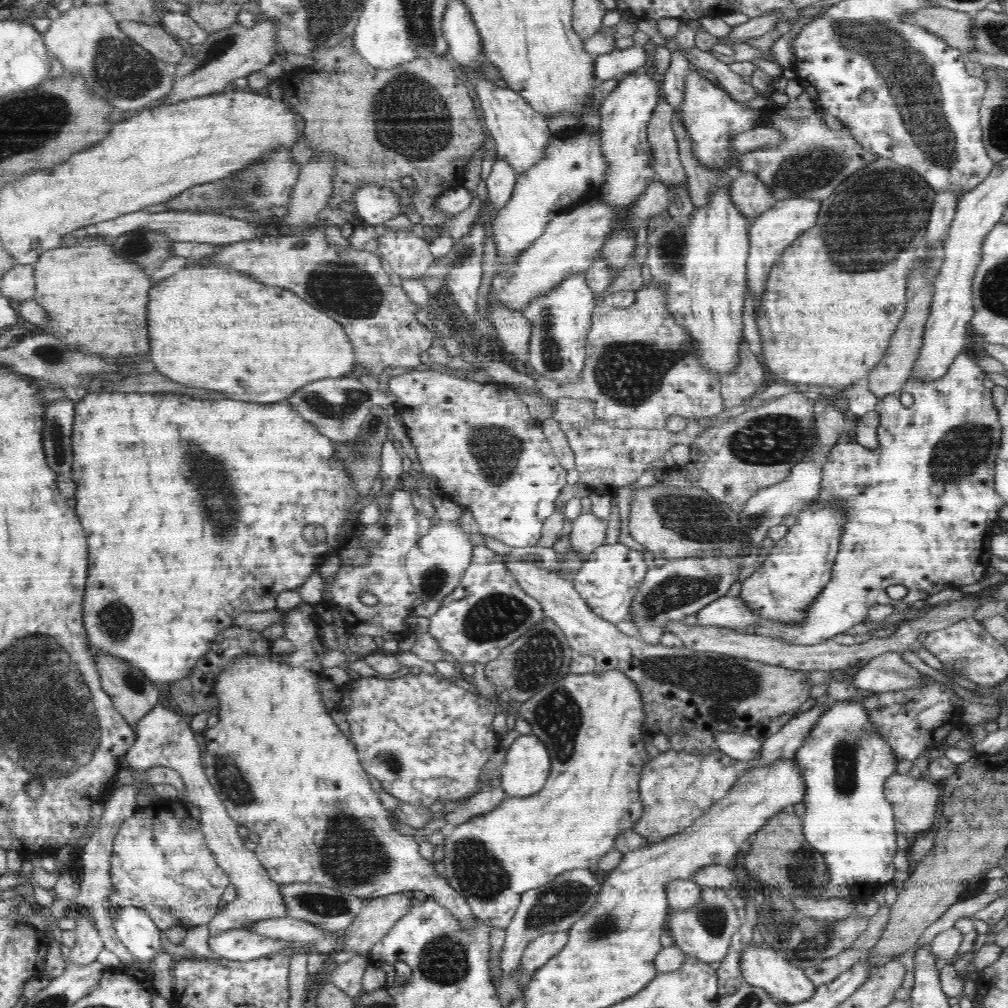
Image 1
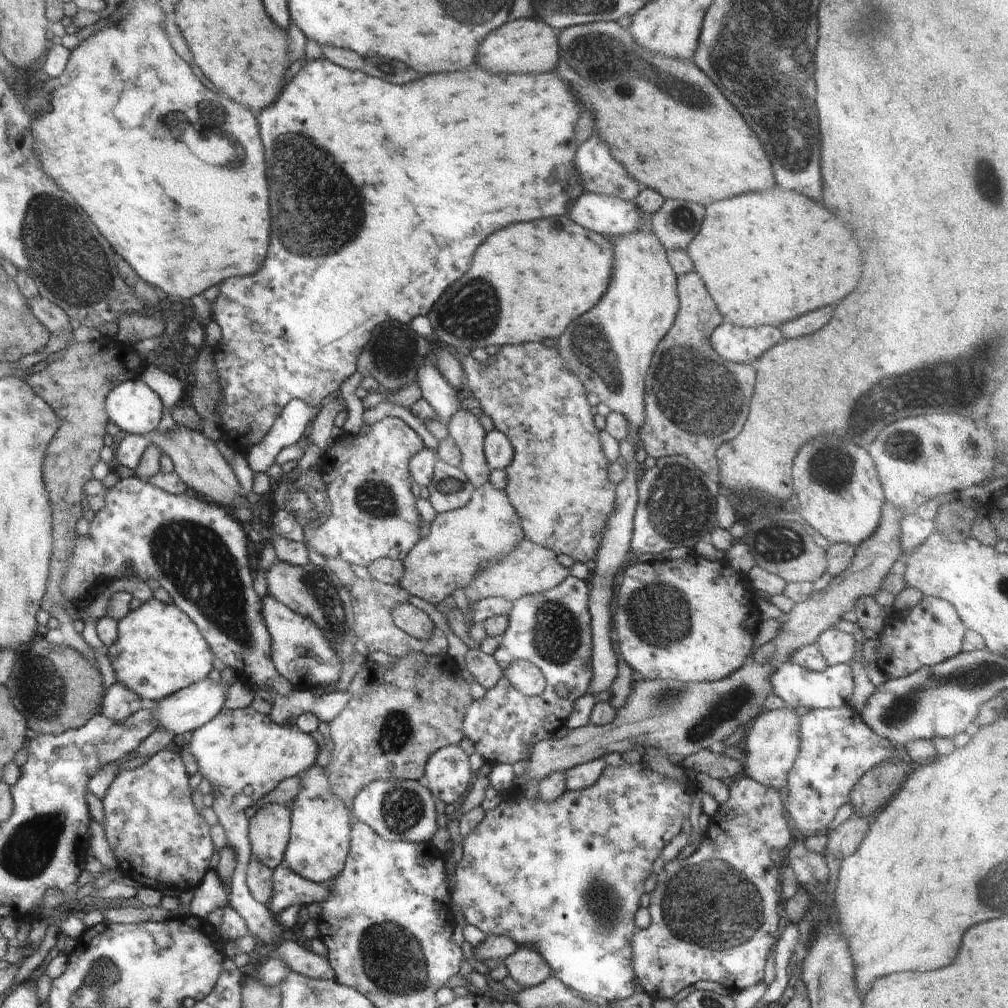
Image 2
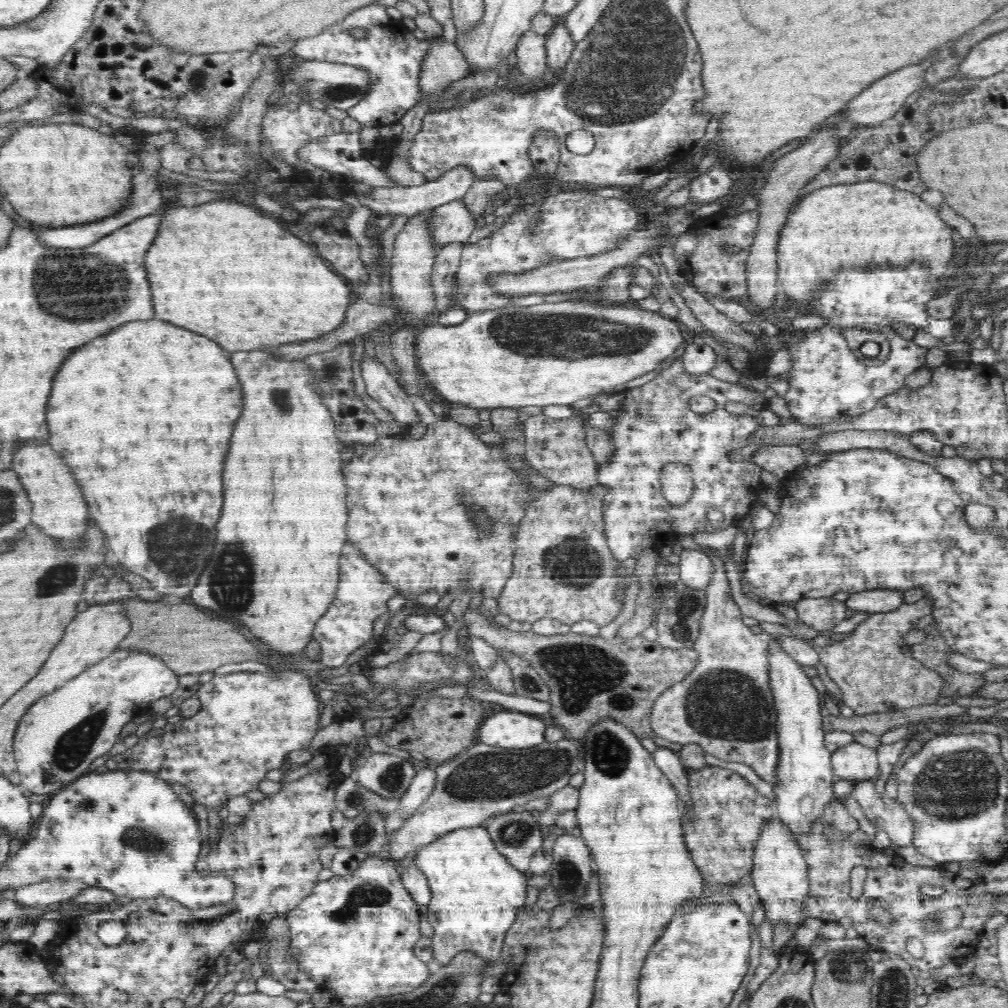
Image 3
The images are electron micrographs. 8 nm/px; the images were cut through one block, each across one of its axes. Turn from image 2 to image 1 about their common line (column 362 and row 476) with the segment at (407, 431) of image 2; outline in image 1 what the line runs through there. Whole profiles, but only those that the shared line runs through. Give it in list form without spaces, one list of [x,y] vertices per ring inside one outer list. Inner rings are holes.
[[[435,367],[433,369],[413,368],[406,373],[390,378],[388,390],[396,396],[396,409],[402,414],[402,422],[407,429],[409,436],[416,453],[418,460],[422,465],[422,471],[430,476],[438,478],[438,490],[446,492],[451,500],[454,502],[462,502],[464,508],[471,510],[473,517],[479,524],[481,534],[492,536],[496,540],[500,540],[508,546],[516,548],[524,548],[524,546],[534,546],[542,538],[542,525],[547,519],[551,519],[555,511],[554,502],[560,494],[560,490],[566,486],[566,471],[560,467],[560,462],[552,451],[551,444],[544,434],[541,421],[532,418],[528,413],[528,405],[522,402],[520,394],[512,387],[505,386],[504,384],[485,383],[479,384],[478,382],[470,381],[463,376],[455,377],[445,369]]]

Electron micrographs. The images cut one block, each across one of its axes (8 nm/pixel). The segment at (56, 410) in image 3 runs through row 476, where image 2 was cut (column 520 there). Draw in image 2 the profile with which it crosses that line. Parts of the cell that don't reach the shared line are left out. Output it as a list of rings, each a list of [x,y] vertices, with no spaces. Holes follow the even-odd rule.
[[[309,59],[304,64],[300,72],[294,76],[292,80],[279,94],[278,98],[274,101],[274,104],[270,108],[264,108],[262,112],[258,112],[256,120],[258,120],[258,128],[260,130],[260,136],[262,142],[264,142],[264,148],[266,148],[266,180],[268,180],[268,188],[270,188],[270,216],[272,216],[272,232],[270,232],[270,246],[268,246],[268,254],[266,254],[266,260],[264,264],[250,276],[240,276],[240,278],[230,278],[230,280],[224,280],[220,284],[220,294],[216,300],[212,303],[213,320],[218,323],[222,330],[222,340],[218,346],[214,346],[214,358],[222,358],[222,360],[216,360],[216,370],[218,376],[220,376],[220,382],[218,386],[222,386],[224,390],[224,396],[226,396],[226,406],[218,407],[217,413],[220,415],[221,425],[220,432],[222,440],[225,440],[228,444],[231,444],[236,450],[242,450],[250,448],[252,445],[259,443],[265,436],[266,433],[271,429],[271,426],[276,420],[276,414],[280,416],[282,408],[290,402],[290,400],[296,400],[300,398],[309,404],[310,406],[320,405],[322,400],[328,396],[328,394],[336,394],[341,388],[341,384],[350,378],[357,371],[357,360],[358,355],[362,352],[364,346],[368,342],[372,330],[380,324],[380,322],[386,322],[386,314],[388,314],[388,320],[398,320],[402,324],[408,324],[414,316],[426,316],[430,312],[430,308],[436,304],[438,296],[442,296],[442,292],[452,284],[456,282],[460,276],[464,276],[468,270],[470,270],[470,262],[472,262],[472,256],[478,248],[478,244],[482,244],[482,240],[486,236],[490,236],[492,232],[512,224],[512,222],[526,222],[526,220],[538,220],[538,218],[558,218],[558,216],[564,216],[570,207],[580,198],[583,193],[583,186],[581,178],[578,178],[579,174],[576,172],[576,164],[574,164],[574,154],[576,154],[576,140],[574,140],[574,124],[576,124],[576,118],[578,118],[578,102],[574,100],[574,94],[570,92],[570,86],[566,82],[562,82],[554,72],[552,74],[520,74],[520,76],[492,76],[488,74],[486,70],[474,66],[474,68],[468,68],[468,70],[460,70],[460,72],[448,72],[448,74],[430,74],[430,76],[424,76],[408,86],[396,86],[396,84],[388,84],[388,82],[382,82],[378,78],[372,78],[372,76],[366,76],[362,72],[352,72],[352,70],[346,70],[346,68],[338,66],[328,59]],[[386,138],[392,138],[396,146],[400,148],[386,148],[384,146],[384,140]]]

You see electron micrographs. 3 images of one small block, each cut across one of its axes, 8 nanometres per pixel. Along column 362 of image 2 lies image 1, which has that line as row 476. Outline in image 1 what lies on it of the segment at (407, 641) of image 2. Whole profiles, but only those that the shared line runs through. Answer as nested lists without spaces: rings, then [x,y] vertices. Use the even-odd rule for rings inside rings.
[[[594,418],[589,426],[570,429],[565,435],[574,452],[575,469],[579,472],[581,484],[587,485],[591,492],[600,496],[613,496],[618,488],[633,484],[642,476],[642,472],[652,469],[652,464],[663,459],[668,448],[674,444],[689,447],[706,429],[709,429],[709,418],[689,420],[686,428],[680,432],[670,432],[666,428],[621,429],[610,426],[605,420]]]

